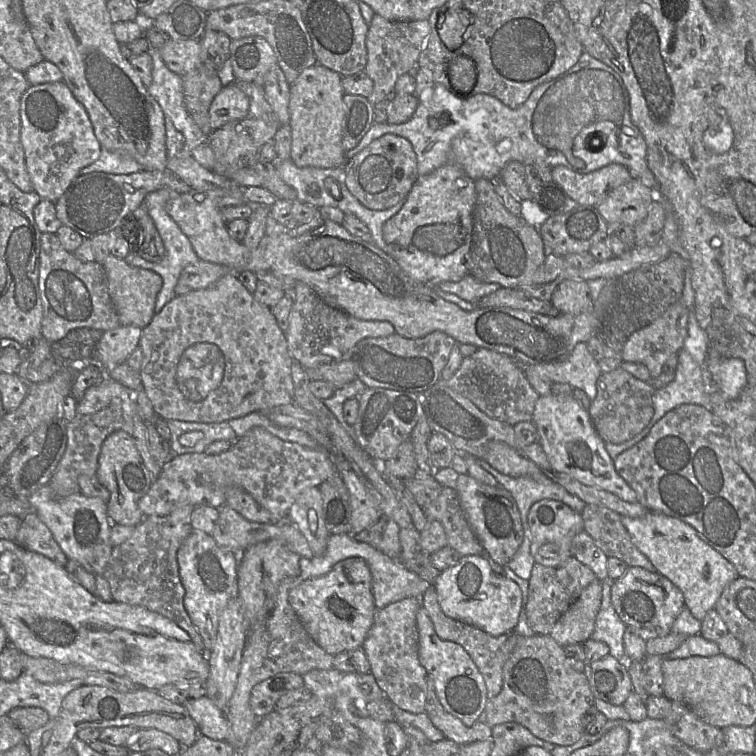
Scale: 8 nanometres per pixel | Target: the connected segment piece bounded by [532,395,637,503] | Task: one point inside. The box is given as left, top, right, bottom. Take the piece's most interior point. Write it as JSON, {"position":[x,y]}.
{"position":[565,431]}

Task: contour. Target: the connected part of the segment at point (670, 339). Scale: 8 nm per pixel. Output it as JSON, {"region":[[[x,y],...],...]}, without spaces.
{"region":[[[678,300],[667,308],[661,316],[628,338],[622,351],[622,361],[643,364],[649,370],[651,379],[659,376],[669,357],[679,353],[683,348],[688,333],[688,317],[687,307],[682,300]]]}

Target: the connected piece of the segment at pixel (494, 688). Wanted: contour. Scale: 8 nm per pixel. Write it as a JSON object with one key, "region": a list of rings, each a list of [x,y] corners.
{"region":[[[432,585],[424,592],[421,605],[431,619],[439,638],[461,645],[470,655],[484,678],[488,699],[498,695],[503,685],[504,663],[515,648],[519,637],[523,636],[515,631],[500,636],[492,636],[473,625],[446,616],[438,604],[437,593]]]}

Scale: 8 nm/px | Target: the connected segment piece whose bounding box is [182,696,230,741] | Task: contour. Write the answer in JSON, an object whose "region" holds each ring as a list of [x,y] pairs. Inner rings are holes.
{"region":[[[207,696],[187,699],[182,704],[191,715],[202,735],[214,740],[225,740],[230,725],[226,712],[219,709]]]}

